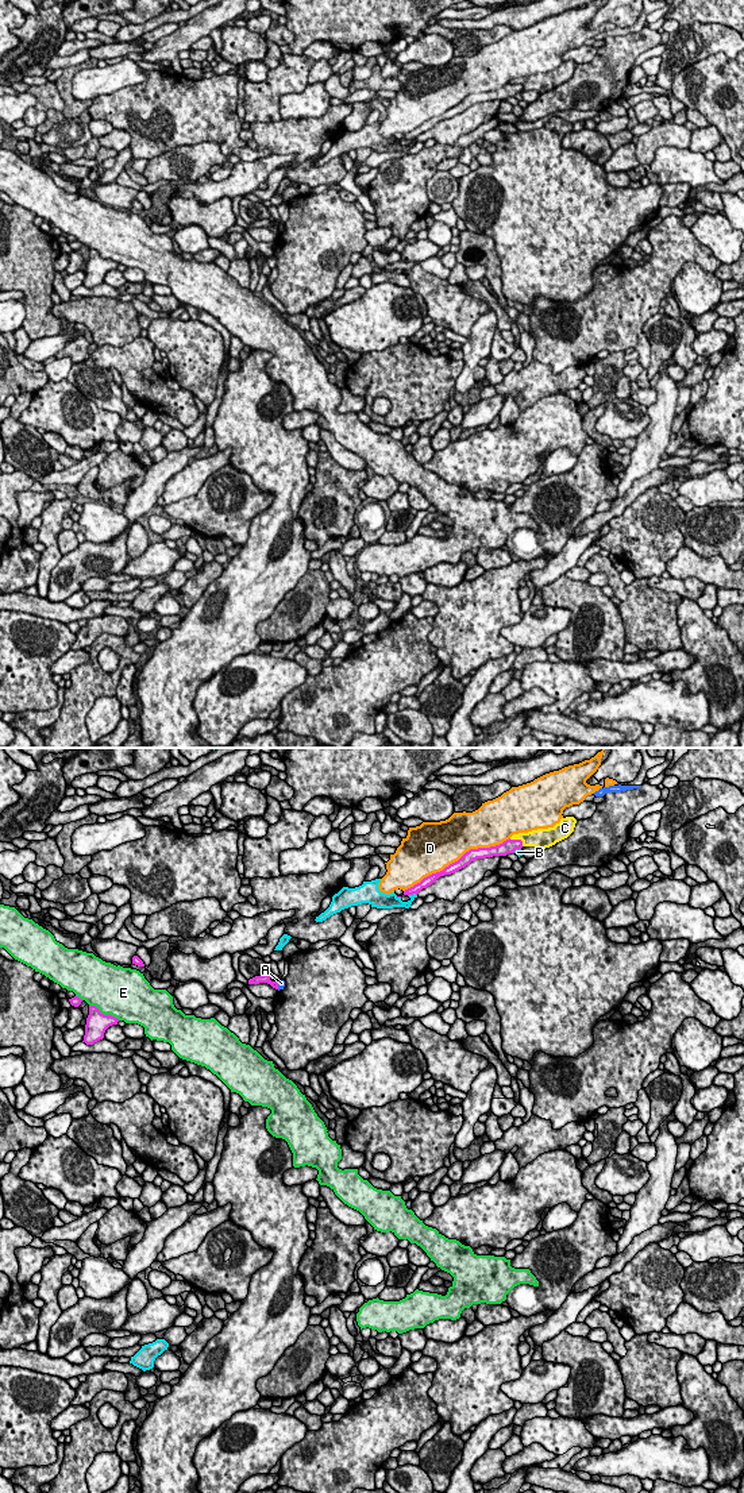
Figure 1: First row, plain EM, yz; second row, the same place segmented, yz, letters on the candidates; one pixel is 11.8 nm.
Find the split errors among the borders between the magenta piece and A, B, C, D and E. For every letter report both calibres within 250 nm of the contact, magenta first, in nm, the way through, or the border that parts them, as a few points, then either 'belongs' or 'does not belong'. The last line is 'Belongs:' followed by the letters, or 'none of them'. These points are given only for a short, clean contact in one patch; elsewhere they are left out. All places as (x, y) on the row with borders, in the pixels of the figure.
A: 100 nm thick on the magenta side, 90 nm on the other; border along yz (277, 982), (278, 988); does not belong
B: 120 nm thick on the magenta side, 140 nm on the other; does not belong
C: 160 nm thick on the magenta side, 200 nm on the other; does not belong
D: 140 nm thick on the magenta side, 480 nm on the other; does not belong
E: 260 nm thick on the magenta side, 460 nm on the other; does not belong
Belongs: none of them

